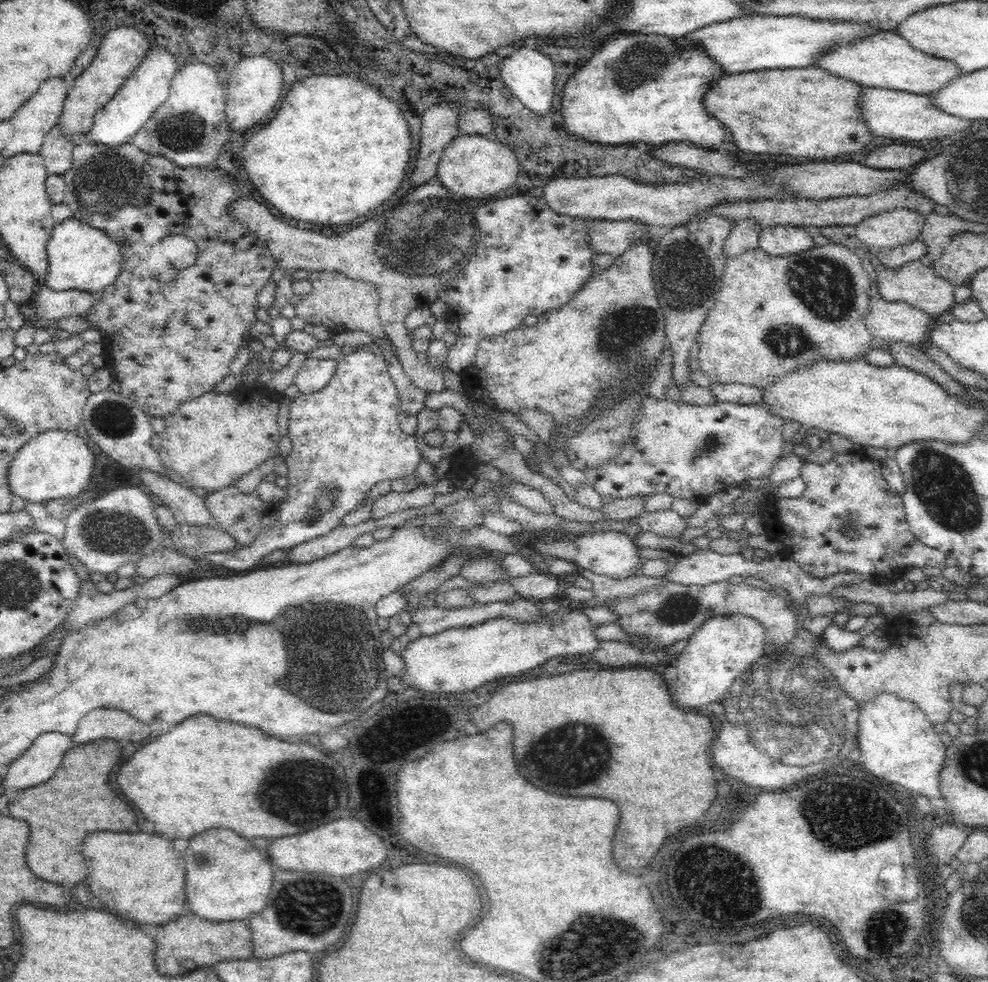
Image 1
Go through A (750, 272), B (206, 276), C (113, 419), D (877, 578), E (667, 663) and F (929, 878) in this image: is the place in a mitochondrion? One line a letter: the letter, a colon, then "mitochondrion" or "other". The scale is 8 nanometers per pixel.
A: other
B: other
C: mitochondrion
D: other
E: other
F: other

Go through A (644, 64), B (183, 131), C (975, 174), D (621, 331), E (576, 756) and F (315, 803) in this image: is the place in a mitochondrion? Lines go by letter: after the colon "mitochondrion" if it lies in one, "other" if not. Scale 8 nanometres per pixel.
A: mitochondrion
B: mitochondrion
C: mitochondrion
D: mitochondrion
E: mitochondrion
F: mitochondrion

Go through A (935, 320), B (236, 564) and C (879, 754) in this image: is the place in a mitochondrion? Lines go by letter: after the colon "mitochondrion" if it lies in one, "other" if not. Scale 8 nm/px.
A: other
B: other
C: other

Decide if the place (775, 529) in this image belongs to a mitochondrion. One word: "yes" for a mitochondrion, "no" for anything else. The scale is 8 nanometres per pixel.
no

